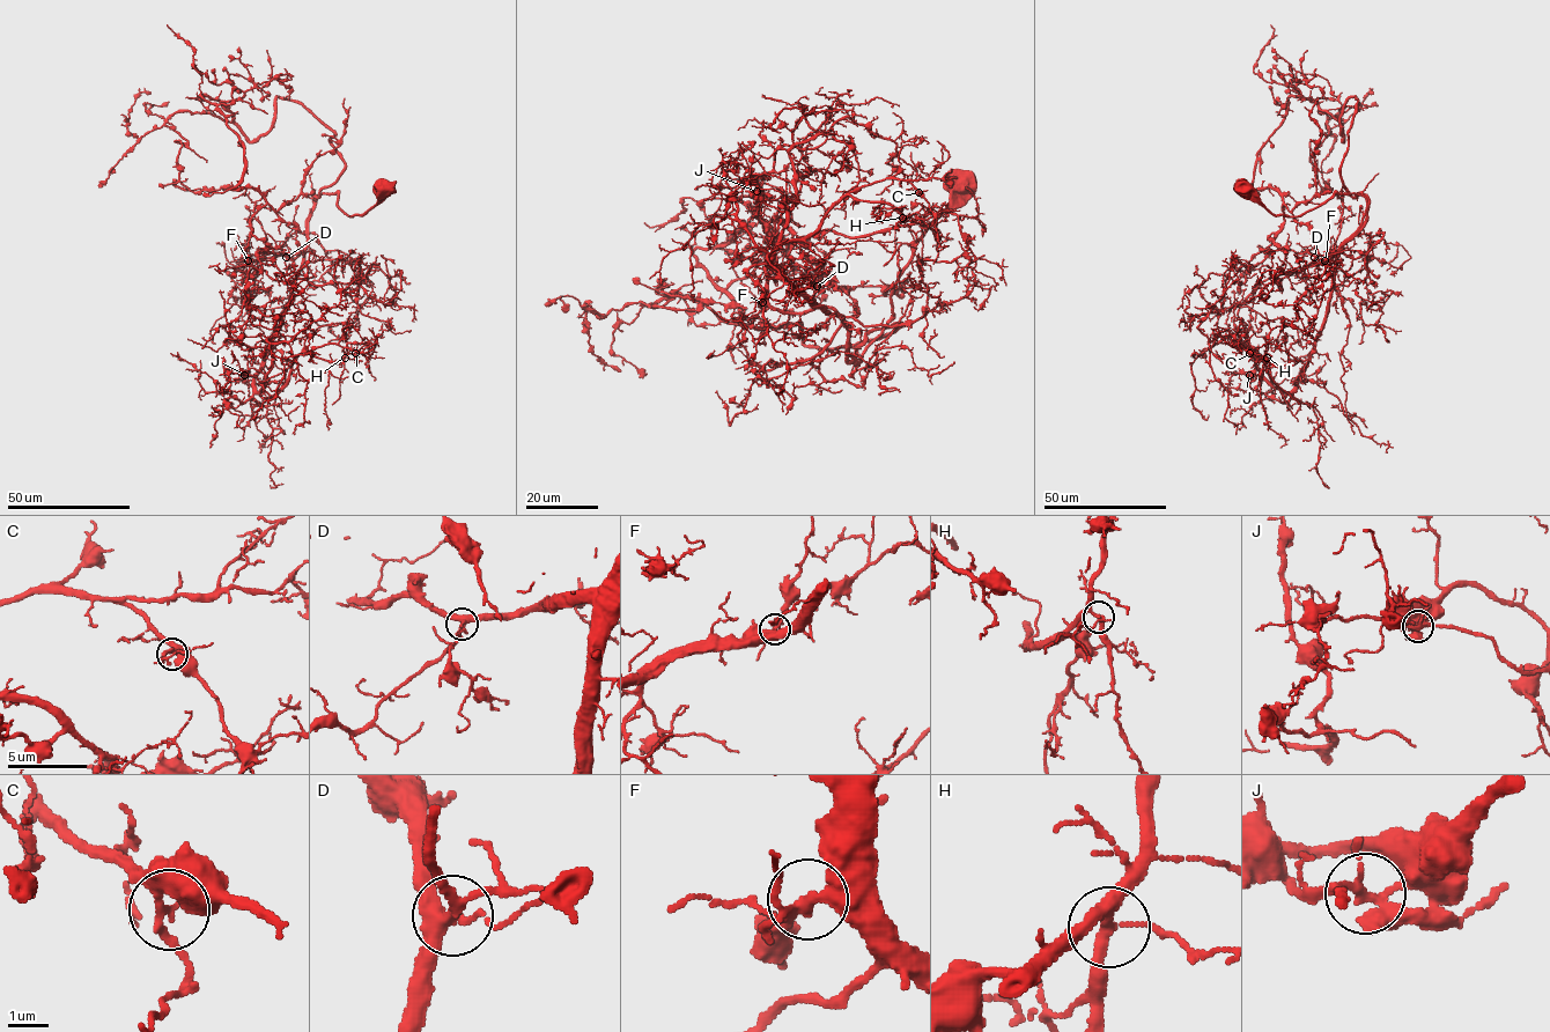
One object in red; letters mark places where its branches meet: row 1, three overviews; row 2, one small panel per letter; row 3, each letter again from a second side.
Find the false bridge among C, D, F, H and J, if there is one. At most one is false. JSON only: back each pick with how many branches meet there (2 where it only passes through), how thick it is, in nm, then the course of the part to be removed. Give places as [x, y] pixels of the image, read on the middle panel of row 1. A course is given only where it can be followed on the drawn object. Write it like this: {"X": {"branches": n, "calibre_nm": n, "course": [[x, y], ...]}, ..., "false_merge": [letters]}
{"J": {"branches": 7, "calibre_nm": 260, "course": [[757, 191], [772, 189], [811, 206], [825, 201]]}, "false_merge": ["J"]}

